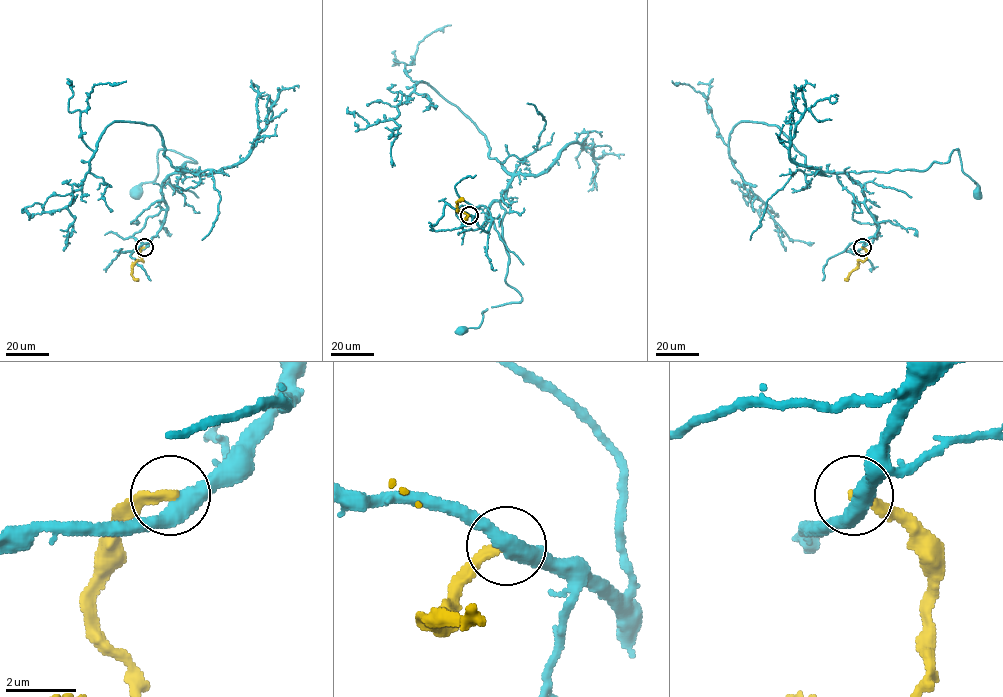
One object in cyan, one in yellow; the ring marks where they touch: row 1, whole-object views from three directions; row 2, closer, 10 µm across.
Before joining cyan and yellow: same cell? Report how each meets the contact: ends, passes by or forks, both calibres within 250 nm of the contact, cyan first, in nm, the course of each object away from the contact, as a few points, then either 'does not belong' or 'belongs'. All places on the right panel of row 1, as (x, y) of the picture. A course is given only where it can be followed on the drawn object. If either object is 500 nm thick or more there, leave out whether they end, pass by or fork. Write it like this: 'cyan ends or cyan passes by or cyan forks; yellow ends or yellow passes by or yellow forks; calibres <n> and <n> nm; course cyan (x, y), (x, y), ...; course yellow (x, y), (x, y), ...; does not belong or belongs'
cyan passes by; yellow ends; calibres 460 and 280 nm; course cyan (861, 248), (878, 226), (849, 172), (924, 171), (946, 163), (957, 149), (977, 193); course yellow (861, 247), (866, 257), (858, 262), (846, 280); does not belong

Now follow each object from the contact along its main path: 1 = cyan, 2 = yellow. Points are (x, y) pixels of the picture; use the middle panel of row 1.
1: (469, 214), (487, 231), (489, 206), (498, 201), (505, 210), (505, 281), (522, 299), (459, 330)
2: (469, 214), (464, 219), (467, 215), (457, 210), (457, 202), (463, 199)

